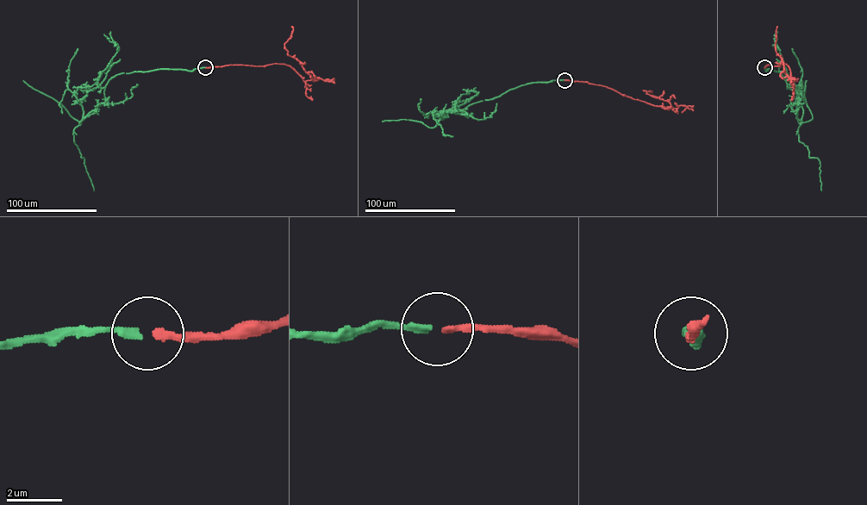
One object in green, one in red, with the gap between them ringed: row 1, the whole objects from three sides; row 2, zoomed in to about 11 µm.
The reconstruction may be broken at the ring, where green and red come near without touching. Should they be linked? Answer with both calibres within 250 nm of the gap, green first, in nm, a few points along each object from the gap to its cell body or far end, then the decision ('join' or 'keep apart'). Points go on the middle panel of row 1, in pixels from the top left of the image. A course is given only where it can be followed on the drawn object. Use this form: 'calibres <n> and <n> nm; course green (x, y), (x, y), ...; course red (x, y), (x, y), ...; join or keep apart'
calibres 260 and 240 nm; course green (564, 80), (521, 85), (470, 105), (464, 110), (464, 115), (432, 113), (443, 135), (452, 136); course red (564, 80), (600, 84), (654, 105), (670, 106), (667, 101), (643, 90), (651, 92); join

